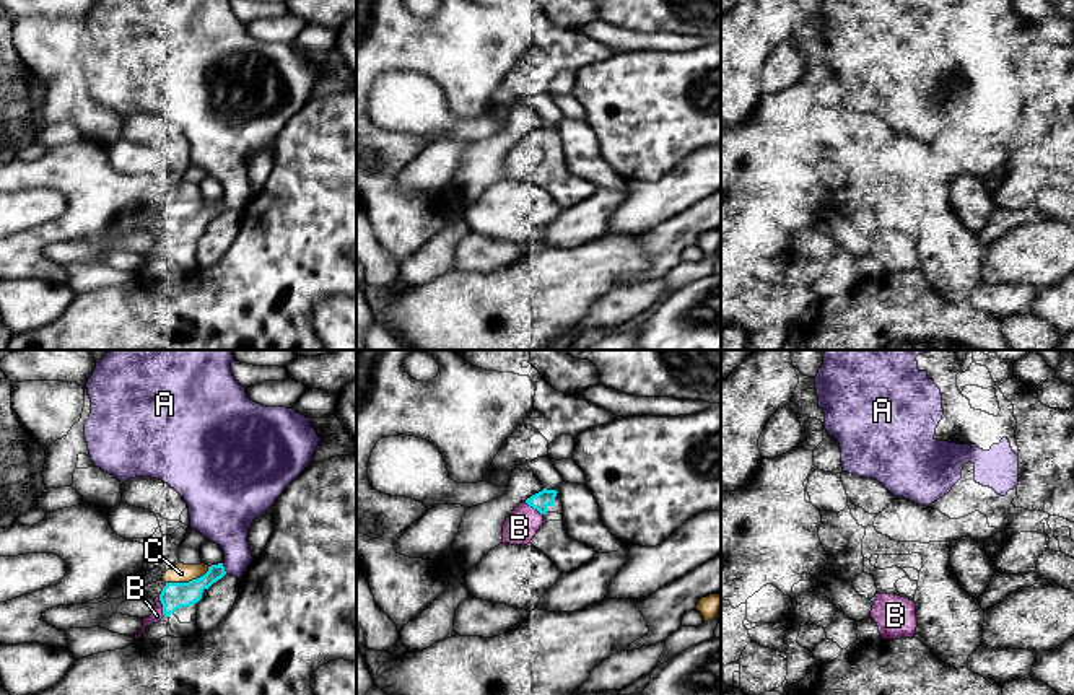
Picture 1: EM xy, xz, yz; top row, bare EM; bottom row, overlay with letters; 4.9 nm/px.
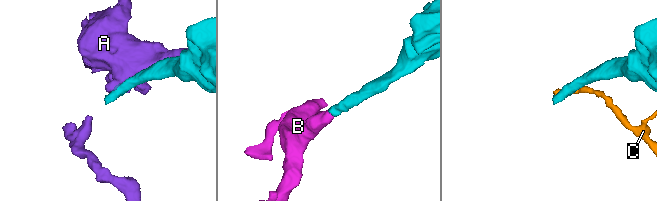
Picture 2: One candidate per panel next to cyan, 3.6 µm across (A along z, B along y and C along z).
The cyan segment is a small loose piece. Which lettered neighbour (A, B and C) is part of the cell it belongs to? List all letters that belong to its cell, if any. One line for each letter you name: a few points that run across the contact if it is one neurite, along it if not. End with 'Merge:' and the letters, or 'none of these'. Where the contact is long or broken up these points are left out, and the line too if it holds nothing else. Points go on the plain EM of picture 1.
Merge: B

